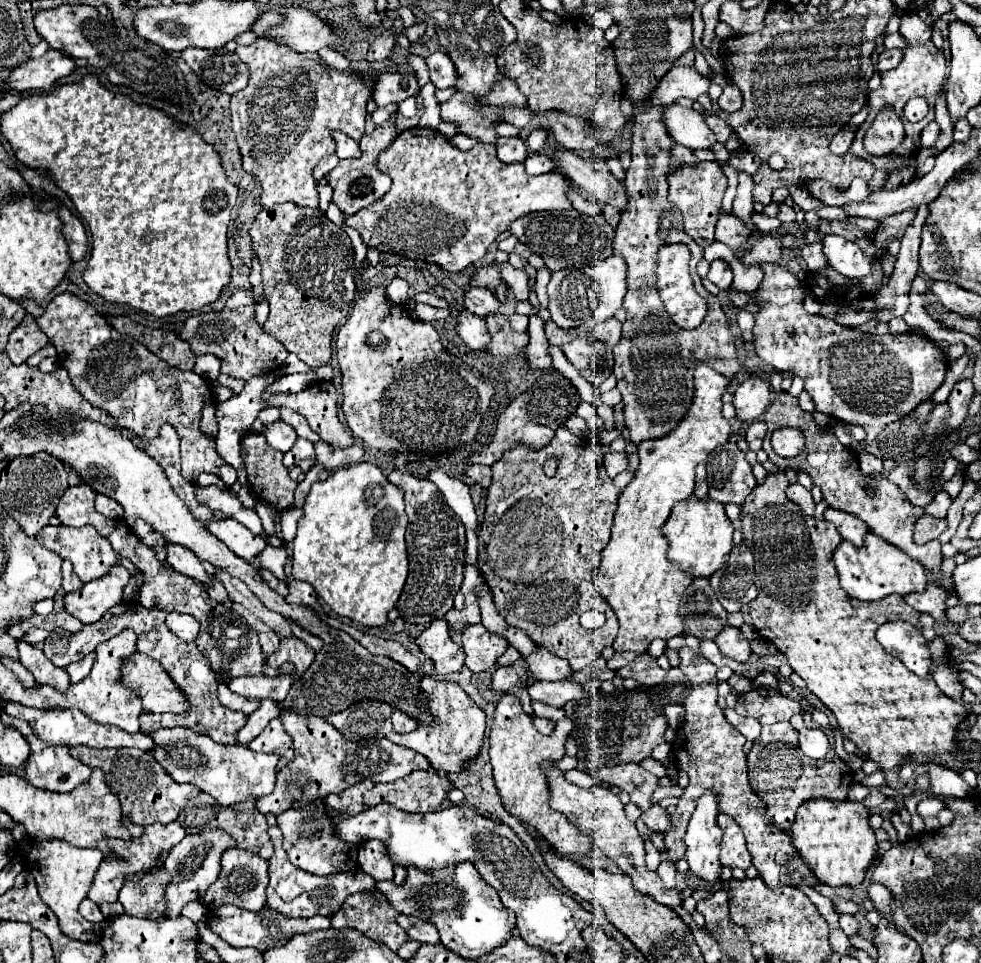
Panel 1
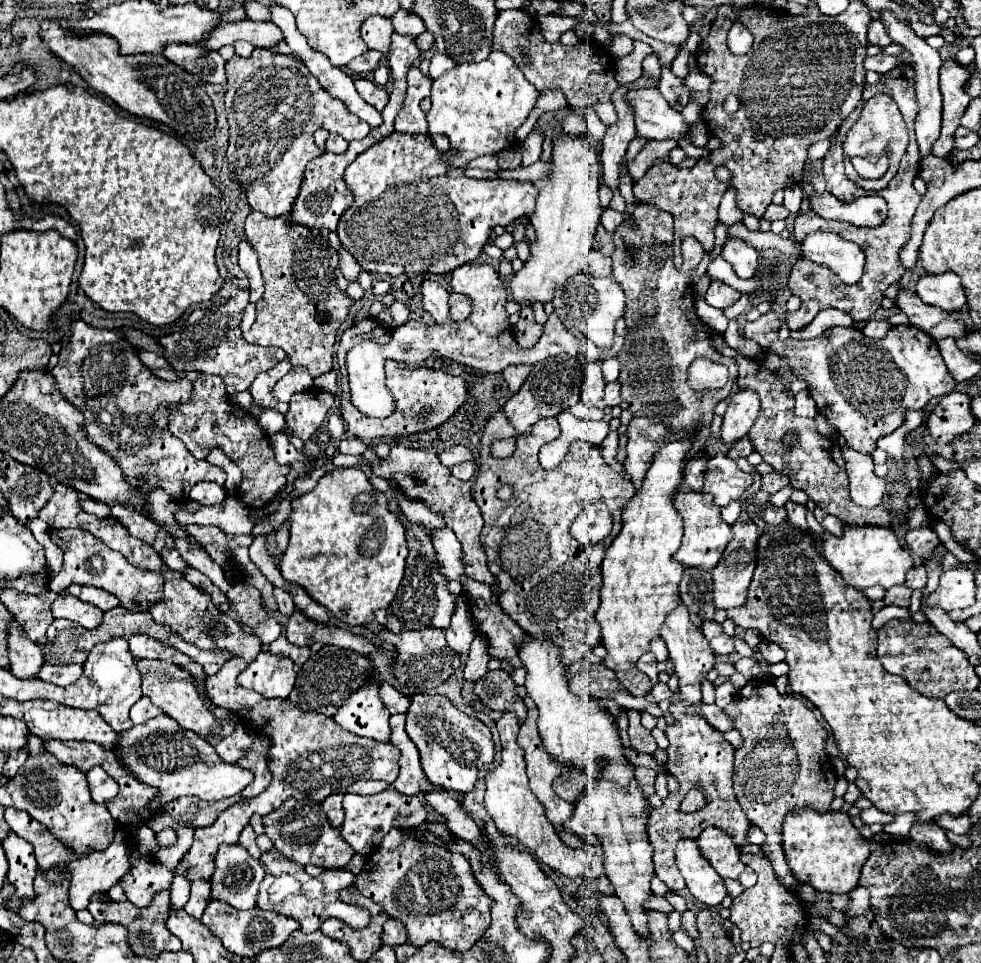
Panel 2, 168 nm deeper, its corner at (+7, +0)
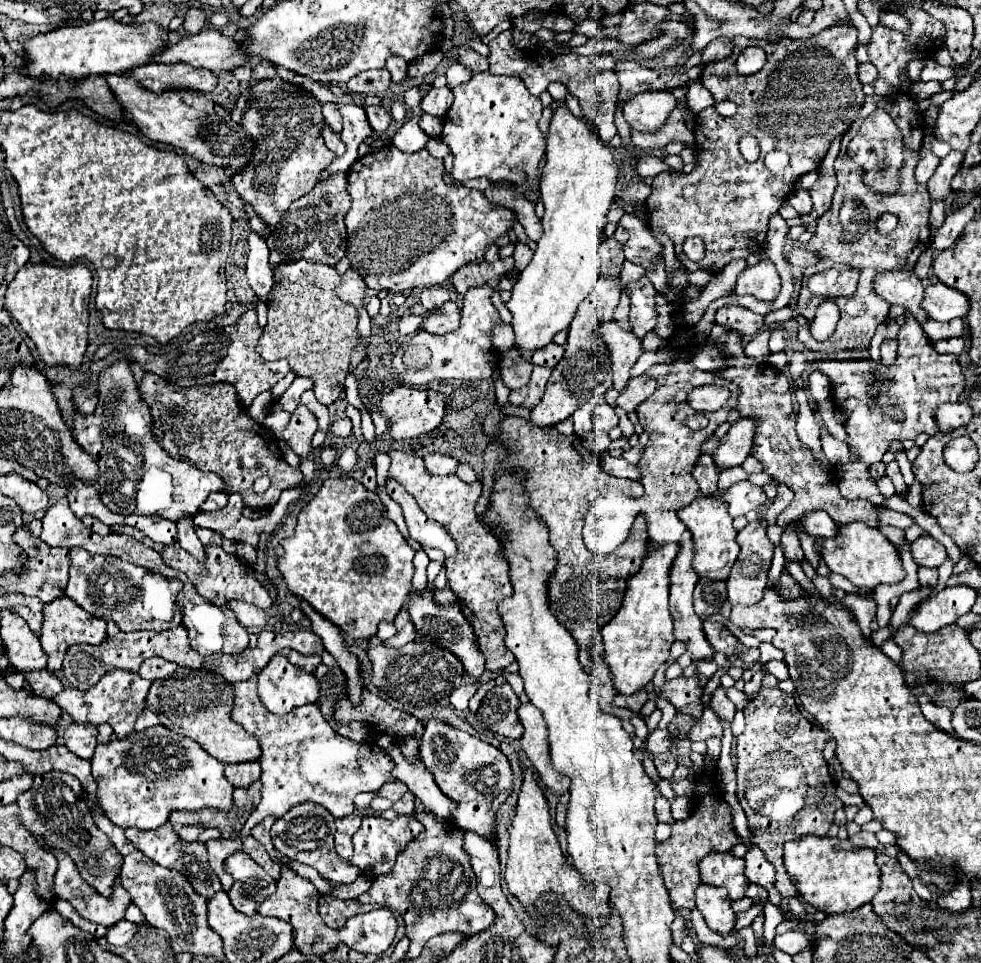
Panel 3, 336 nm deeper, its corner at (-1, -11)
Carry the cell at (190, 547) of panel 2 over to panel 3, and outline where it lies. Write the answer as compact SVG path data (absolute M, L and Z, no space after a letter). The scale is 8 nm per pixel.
M185 517L177 523L177 529L179 529L179 545L189 551L199 563L203 563L205 559L205 547L199 543L197 535L195 535L195 525L193 525L193 519L191 517Z

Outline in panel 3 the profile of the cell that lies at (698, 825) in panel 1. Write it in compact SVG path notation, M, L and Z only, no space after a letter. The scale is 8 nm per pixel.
M699 883L695 889L695 901L697 901L697 909L703 913L705 923L713 931L727 933L733 929L735 913L731 909L731 899L725 889Z

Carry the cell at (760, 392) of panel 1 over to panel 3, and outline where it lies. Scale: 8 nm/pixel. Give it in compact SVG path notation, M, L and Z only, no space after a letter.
M741 417L739 421L735 421L731 431L721 439L721 443L713 455L717 465L721 469L741 465L751 455L755 431L757 431L755 417Z

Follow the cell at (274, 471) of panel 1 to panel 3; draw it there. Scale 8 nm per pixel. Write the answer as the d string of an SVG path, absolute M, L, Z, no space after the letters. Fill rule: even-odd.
M147 373L139 385L143 399L151 407L153 431L161 447L181 461L189 461L203 471L217 473L227 483L225 493L239 493L245 507L271 509L283 489L301 483L301 471L283 461L277 437L271 437L265 427L249 417L247 409L237 403L237 393L229 383L209 383L187 389L173 387L173 383L163 377ZM263 475L271 479L271 487L263 495L257 495L253 491L253 483Z

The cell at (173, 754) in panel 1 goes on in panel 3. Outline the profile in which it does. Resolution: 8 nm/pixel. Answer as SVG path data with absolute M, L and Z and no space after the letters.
M163 725L135 731L127 739L113 735L109 745L97 745L91 757L93 775L99 775L99 803L119 827L157 829L169 821L171 811L203 811L233 807L235 787L223 775L223 763L211 757L197 741Z

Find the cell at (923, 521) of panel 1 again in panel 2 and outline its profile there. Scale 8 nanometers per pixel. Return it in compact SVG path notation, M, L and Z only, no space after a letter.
M923 526L923 528L917 528L913 532L907 532L905 536L905 542L907 542L907 548L915 554L915 556L925 556L929 554L937 544L939 544L939 538L935 534L933 528L929 526Z

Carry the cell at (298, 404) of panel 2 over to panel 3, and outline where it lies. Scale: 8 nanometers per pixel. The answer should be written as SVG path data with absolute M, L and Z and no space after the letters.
M299 403L291 415L291 423L285 429L283 439L291 445L291 449L301 459L307 459L313 455L311 439L313 439L315 431L317 431L317 417L303 403Z

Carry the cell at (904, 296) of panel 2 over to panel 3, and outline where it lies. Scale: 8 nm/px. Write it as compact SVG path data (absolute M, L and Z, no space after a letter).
M885 273L885 275L877 275L875 279L875 291L877 295L881 295L885 301L889 303L901 303L907 313L911 313L919 325L923 325L929 315L927 311L921 307L921 289L923 283L915 277L915 273Z

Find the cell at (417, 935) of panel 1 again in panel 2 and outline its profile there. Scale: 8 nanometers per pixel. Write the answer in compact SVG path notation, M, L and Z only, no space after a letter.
M389 918L383 926L383 934L381 934L381 944L383 946L399 946L407 942L407 930L401 922L397 922L395 918Z

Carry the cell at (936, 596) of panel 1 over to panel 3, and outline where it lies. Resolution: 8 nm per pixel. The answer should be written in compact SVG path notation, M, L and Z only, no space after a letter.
M919 567L919 583L923 587L935 587L935 583L937 583L937 569Z

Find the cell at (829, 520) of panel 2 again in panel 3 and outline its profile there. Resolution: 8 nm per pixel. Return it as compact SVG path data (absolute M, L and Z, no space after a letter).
M813 511L813 513L807 513L801 517L801 523L805 527L805 531L811 535L811 537L833 537L837 535L837 525L835 521L825 513L825 511Z

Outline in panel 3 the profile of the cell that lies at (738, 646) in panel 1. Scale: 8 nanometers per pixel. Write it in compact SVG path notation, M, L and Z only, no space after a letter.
M709 621L709 623L703 623L703 629L705 629L707 641L711 643L711 647L713 647L715 651L725 653L727 657L729 657L729 655L735 655L737 639L735 639L735 635L727 629L727 625Z

